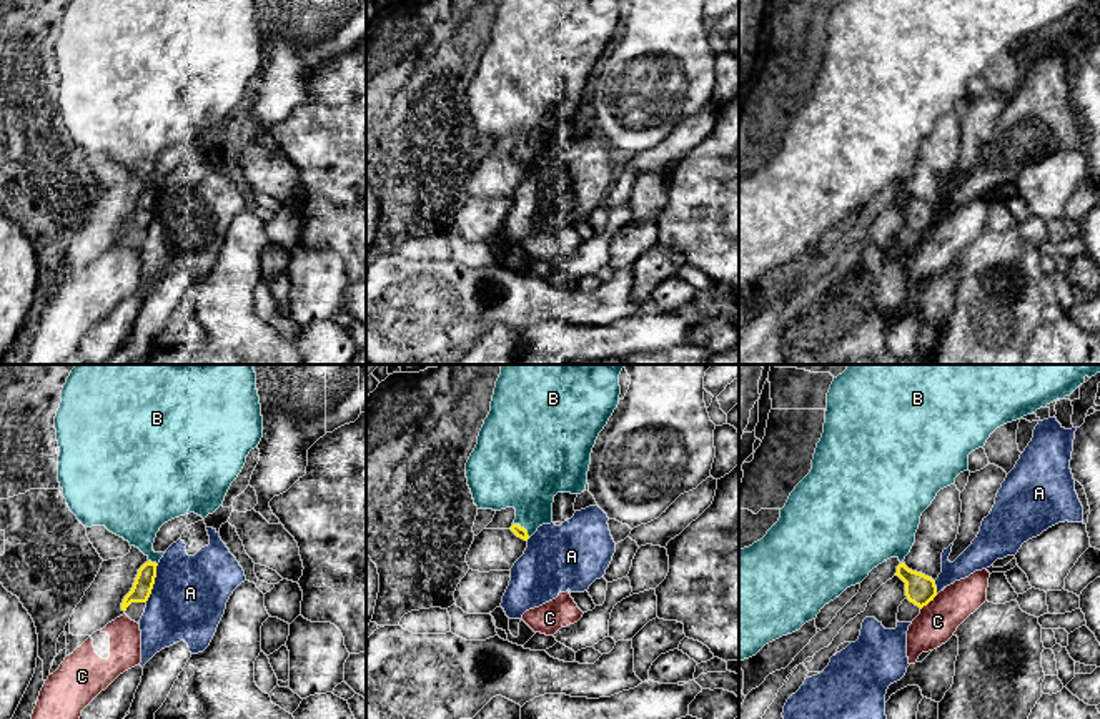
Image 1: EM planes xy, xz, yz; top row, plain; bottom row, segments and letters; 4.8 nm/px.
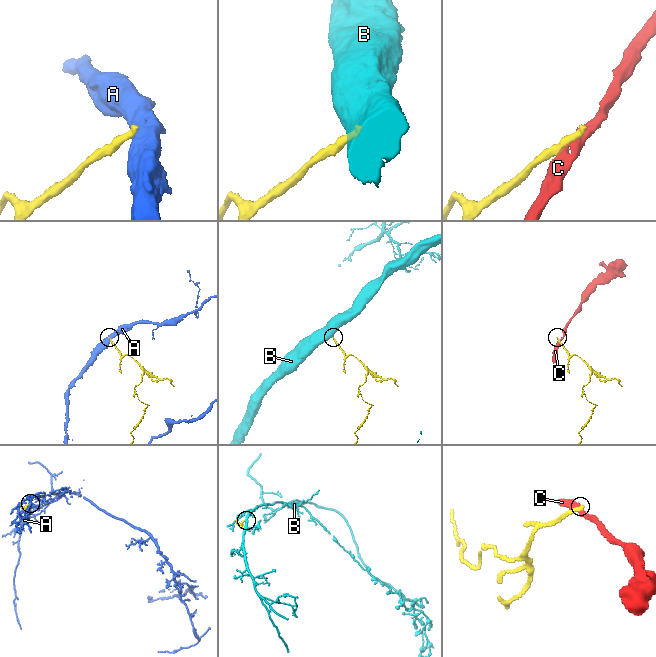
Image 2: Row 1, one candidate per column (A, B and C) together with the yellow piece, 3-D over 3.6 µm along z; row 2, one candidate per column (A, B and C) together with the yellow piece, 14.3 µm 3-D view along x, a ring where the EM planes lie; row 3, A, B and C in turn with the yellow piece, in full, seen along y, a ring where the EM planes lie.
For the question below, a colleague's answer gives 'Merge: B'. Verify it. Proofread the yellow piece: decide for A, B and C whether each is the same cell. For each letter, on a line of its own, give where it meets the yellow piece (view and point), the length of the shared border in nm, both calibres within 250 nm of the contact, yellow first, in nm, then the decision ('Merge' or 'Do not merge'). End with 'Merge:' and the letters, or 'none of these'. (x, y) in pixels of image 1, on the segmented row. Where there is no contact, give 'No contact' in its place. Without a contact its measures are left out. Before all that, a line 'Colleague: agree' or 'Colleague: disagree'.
Colleague: agree
A: Touches yellow at xy (153, 583). Shared border 200 nm. Thickness 100 nm (yellow) against 360 nm. Do not merge
B: Touches yellow at xz (523, 528). Shared border 110 nm. Thickness 50 nm (yellow) against 320 nm. Merge
C: Touches yellow at yz (929, 601). Shared border 120 nm. Thickness 150 nm (yellow) against 190 nm. Do not merge
Merge: B

